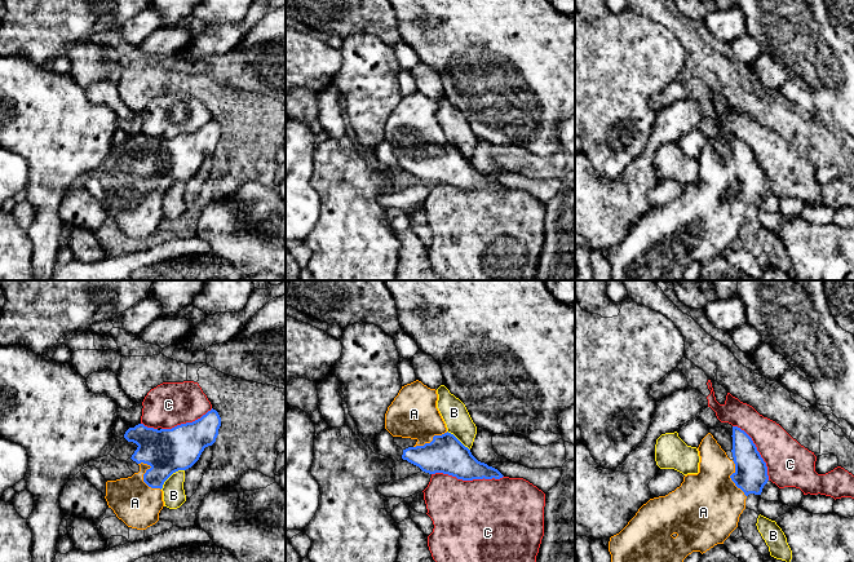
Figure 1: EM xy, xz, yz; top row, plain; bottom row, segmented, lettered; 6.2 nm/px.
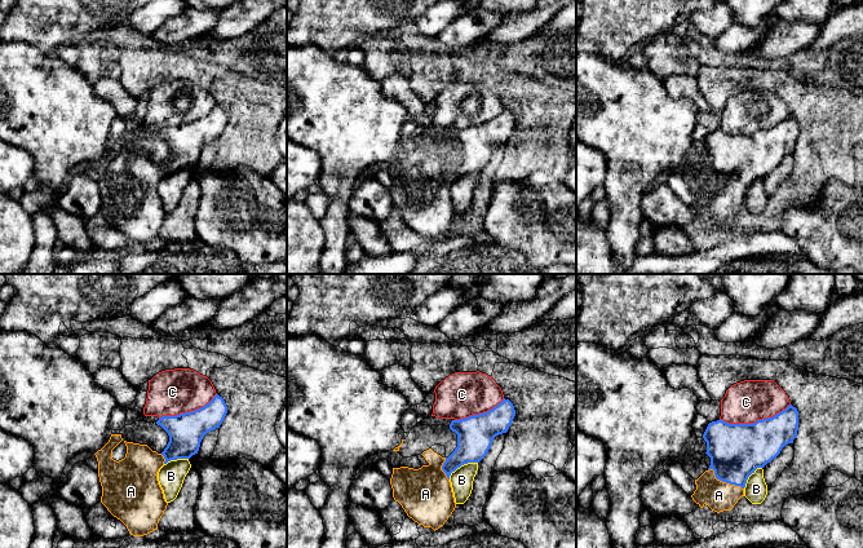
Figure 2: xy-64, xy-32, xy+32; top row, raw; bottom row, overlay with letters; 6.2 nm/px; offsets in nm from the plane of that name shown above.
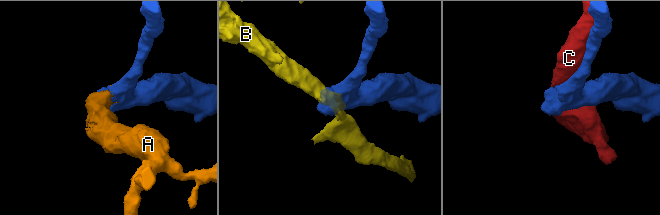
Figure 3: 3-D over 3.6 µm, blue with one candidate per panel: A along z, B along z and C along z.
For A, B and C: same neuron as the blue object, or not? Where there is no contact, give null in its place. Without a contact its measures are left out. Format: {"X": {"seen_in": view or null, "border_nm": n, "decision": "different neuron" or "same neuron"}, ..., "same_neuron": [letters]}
{"A": {"seen_in": "xy", "border_nm": 220, "decision": "same neuron"}, "B": {"seen_in": "xy", "border_nm": 200, "decision": "different neuron"}, "C": {"seen_in": "xz", "border_nm": 440, "decision": "different neuron"}, "same_neuron": ["A"]}

